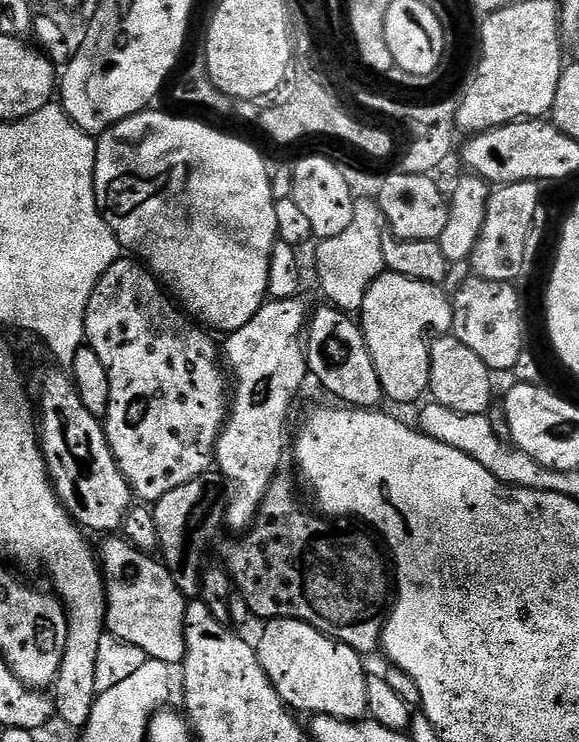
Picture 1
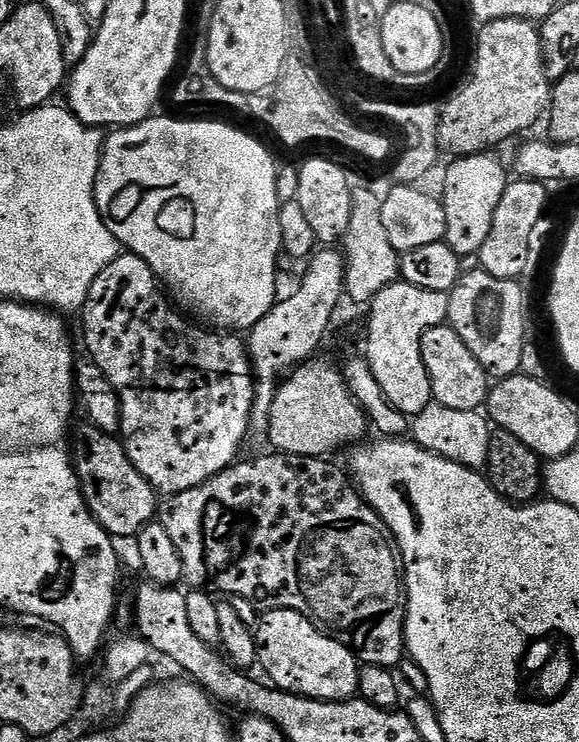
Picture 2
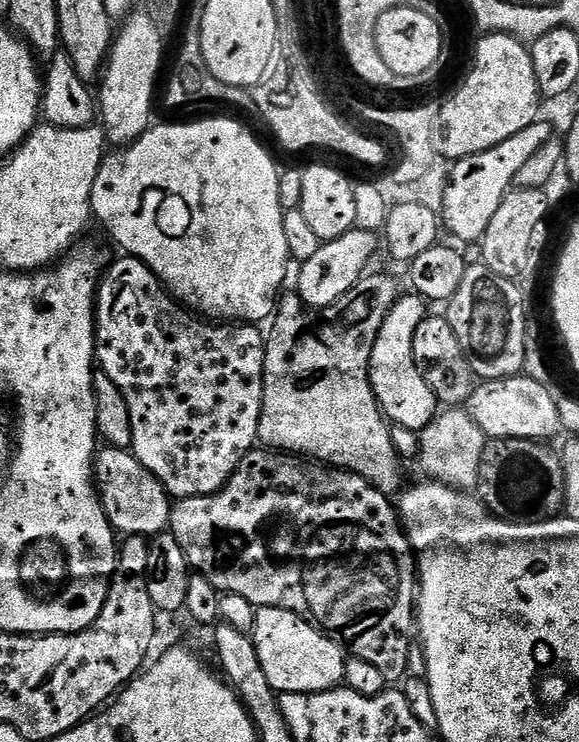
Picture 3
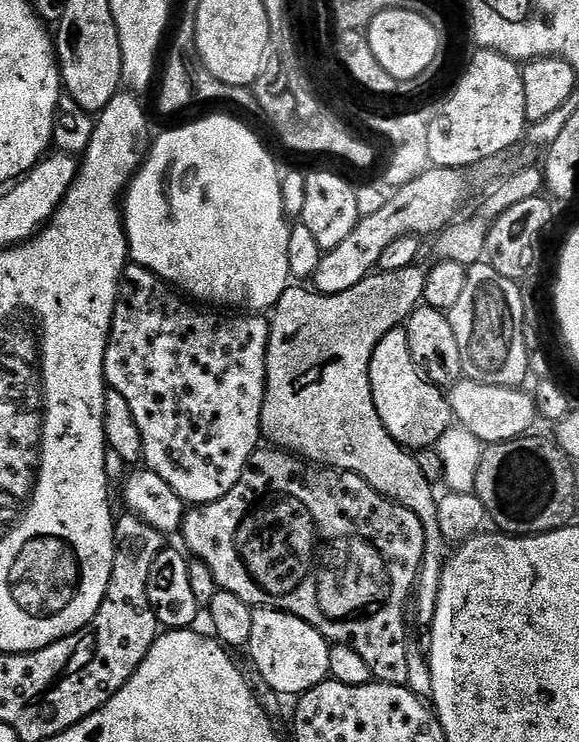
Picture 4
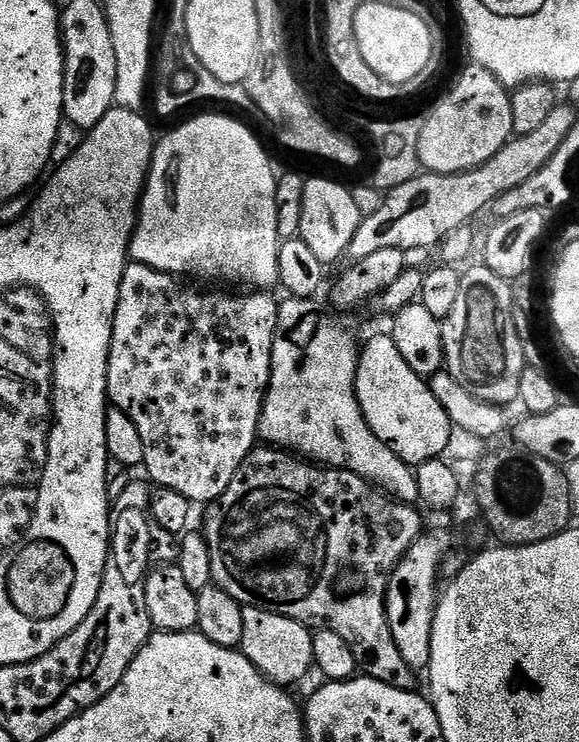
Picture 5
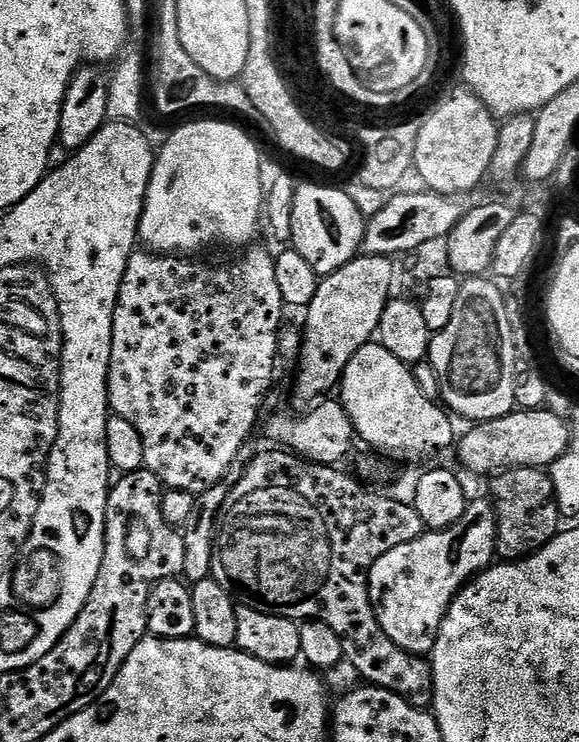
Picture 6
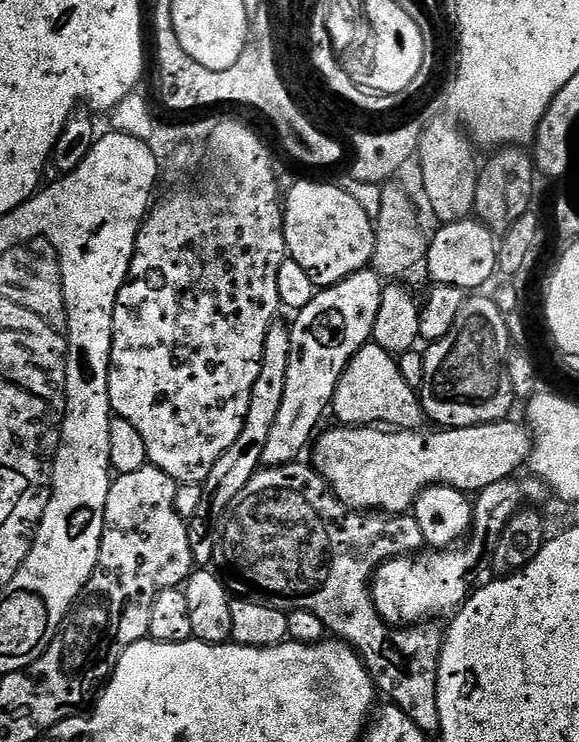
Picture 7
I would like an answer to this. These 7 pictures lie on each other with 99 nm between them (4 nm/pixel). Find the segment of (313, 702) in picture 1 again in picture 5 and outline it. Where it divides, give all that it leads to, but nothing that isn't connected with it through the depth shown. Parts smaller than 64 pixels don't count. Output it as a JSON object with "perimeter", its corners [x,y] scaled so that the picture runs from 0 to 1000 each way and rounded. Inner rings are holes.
{"perimeter":[[[423,818],[418,827],[418,865],[413,877],[420,879],[428,888],[472,922],[499,925],[511,922],[516,916],[525,916],[532,911],[532,904],[539,906],[542,896],[542,871],[539,869],[541,853],[527,841],[516,841],[503,836],[499,830],[461,825],[456,819]]]}

